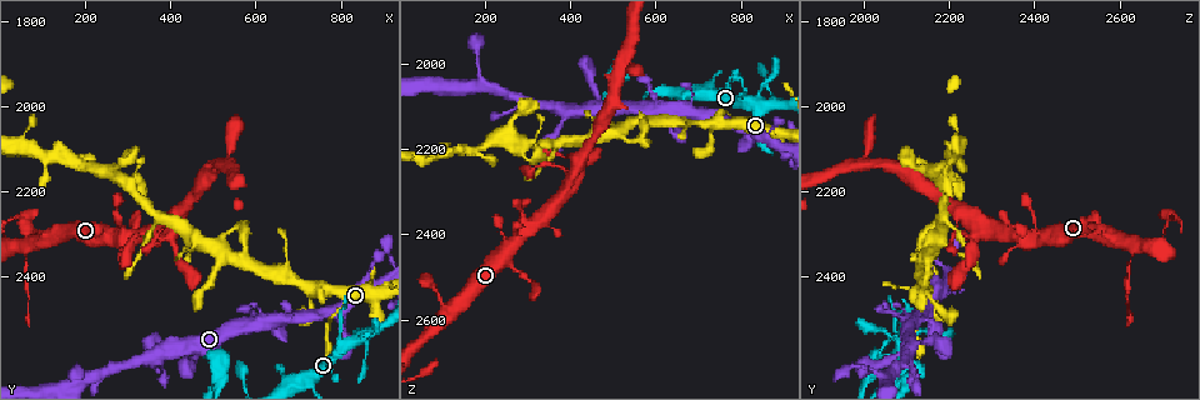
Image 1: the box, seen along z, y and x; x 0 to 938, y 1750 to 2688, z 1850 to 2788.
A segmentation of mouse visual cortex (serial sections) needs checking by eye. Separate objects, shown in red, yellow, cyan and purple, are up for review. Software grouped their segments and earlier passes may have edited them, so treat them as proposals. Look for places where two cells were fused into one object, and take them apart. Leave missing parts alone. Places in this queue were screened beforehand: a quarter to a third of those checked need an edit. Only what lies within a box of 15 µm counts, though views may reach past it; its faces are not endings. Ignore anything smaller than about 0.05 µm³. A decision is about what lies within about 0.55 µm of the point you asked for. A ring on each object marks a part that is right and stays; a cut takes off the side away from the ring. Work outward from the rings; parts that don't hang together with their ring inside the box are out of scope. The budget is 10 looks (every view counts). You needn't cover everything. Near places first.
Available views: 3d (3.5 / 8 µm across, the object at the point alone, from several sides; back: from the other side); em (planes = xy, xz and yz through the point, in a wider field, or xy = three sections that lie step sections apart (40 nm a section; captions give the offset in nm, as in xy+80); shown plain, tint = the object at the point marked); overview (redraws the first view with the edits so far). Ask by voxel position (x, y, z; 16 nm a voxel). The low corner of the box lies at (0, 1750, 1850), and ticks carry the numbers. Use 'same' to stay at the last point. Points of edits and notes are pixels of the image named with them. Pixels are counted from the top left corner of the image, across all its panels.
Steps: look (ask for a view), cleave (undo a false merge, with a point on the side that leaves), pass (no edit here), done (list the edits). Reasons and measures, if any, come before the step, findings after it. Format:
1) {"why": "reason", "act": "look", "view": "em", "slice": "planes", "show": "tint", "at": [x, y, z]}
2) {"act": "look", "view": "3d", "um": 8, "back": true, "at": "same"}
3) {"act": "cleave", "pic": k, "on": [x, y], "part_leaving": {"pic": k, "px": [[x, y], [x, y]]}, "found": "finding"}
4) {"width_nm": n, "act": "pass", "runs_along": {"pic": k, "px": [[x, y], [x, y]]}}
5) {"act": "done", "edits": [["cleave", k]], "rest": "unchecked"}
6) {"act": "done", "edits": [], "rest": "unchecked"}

{"why": "thick turns thin", "act": "look", "view": "3d", "um": 8, "at": [235, 2150, 2165]}

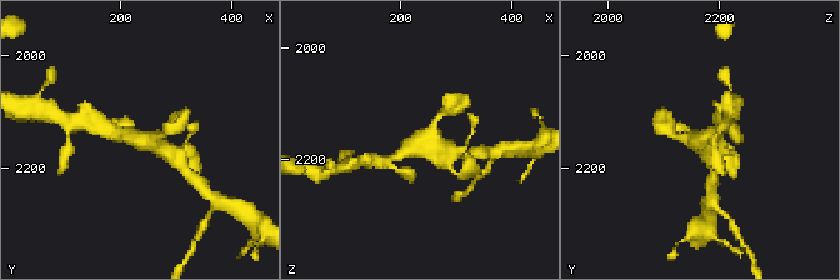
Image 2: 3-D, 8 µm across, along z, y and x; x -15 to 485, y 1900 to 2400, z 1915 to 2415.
{"arms": 4, "arm_widths_nm": [200, 250, 300, 400], "act": "look", "view": "em", "slice": "xy", "step": 1, "show": "tint", "at": [240, 2150, 2170]}

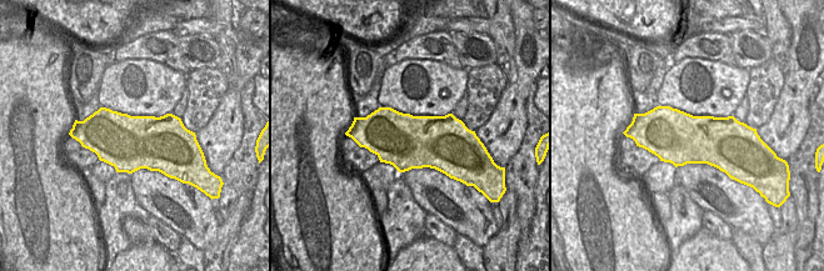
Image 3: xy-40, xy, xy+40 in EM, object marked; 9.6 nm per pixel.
{"act": "pass", "runs_along": {"pic": 2, "px": [[176, 160], [155, 141], [120, 131]]}, "found": "continuous, no second cell"}

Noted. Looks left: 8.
{"why": "arms part here", "act": "look", "view": "3d", "um": 3.5, "at": [400, 2255, 2220]}

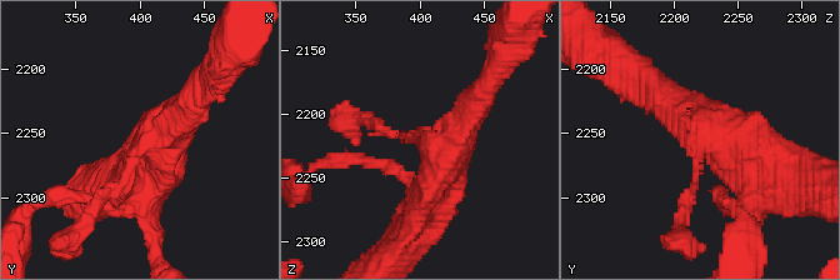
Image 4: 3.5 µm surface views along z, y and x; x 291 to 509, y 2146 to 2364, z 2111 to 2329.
{"arms": 3, "arm_widths_nm": [100, 400, 500], "act": "look", "view": "em", "slice": "xy", "step": 3, "show": "tint", "at": [402, 2258, 2220]}

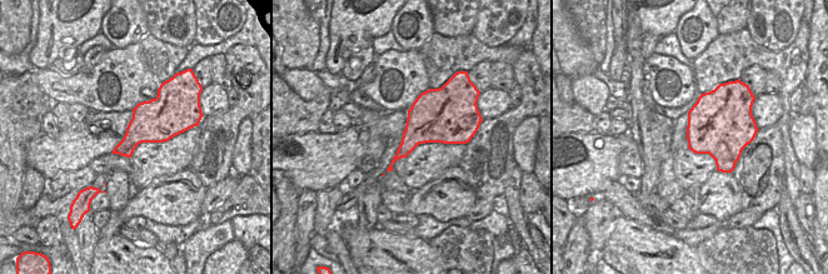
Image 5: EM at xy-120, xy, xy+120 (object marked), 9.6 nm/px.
{"act": "pass", "runs_along": {"pic": 4, "px": [[775, 183], [656, 90]]}, "found": "one cell here"}

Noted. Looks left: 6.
{"why": "sharp bend", "act": "look", "view": "3d", "um": 3.5, "back": true, "at": [55, 2340, 2640]}

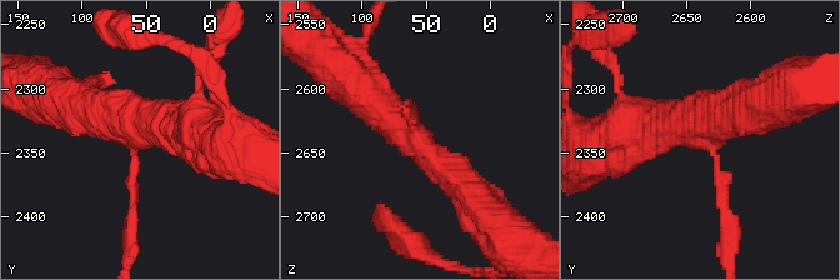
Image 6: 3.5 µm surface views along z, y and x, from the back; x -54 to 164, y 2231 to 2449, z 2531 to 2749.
{"act": "look", "view": "em", "slice": "xy", "step": 2, "show": "plain", "at": [62, 2336, 2634]}

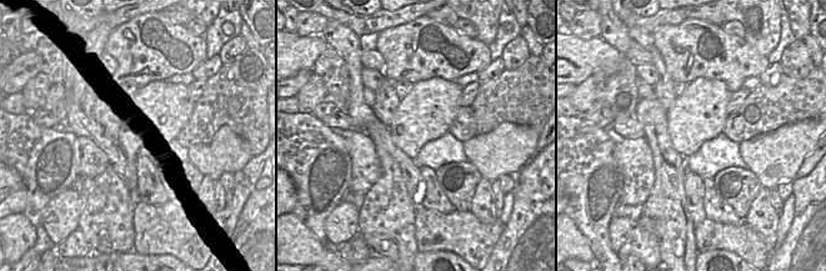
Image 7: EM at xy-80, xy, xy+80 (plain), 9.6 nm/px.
{"why": "with the object marked", "act": "look", "view": "em", "slice": "xy", "step": 2, "show": "tint", "at": "same"}

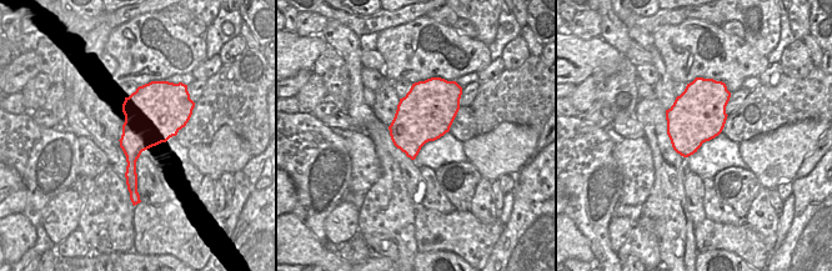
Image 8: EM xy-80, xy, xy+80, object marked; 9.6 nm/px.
{"width_nm": 550, "act": "cleave", "pic": 6, "on": [721, 198], "part_leaving": {"pic": 6, "px": [[714, 158], [726, 220], [726, 261]]}, "found": "two cells meet here"}

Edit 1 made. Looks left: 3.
{"act": "done", "edits": [["cleave", 6]], "rest": "unchecked"}

